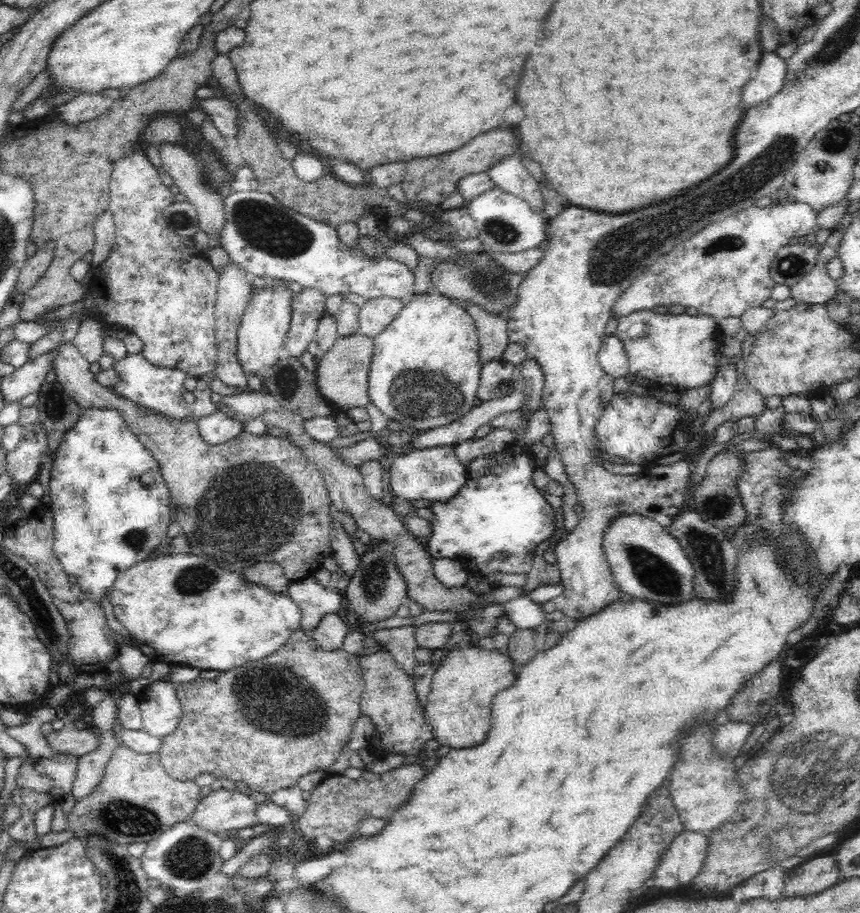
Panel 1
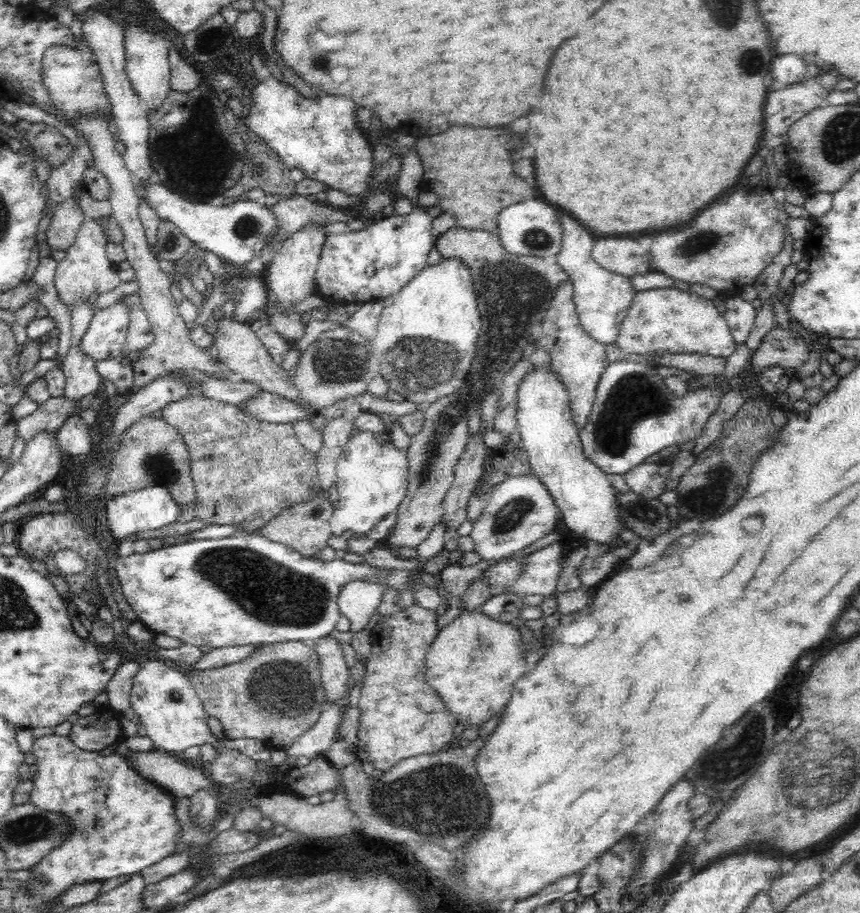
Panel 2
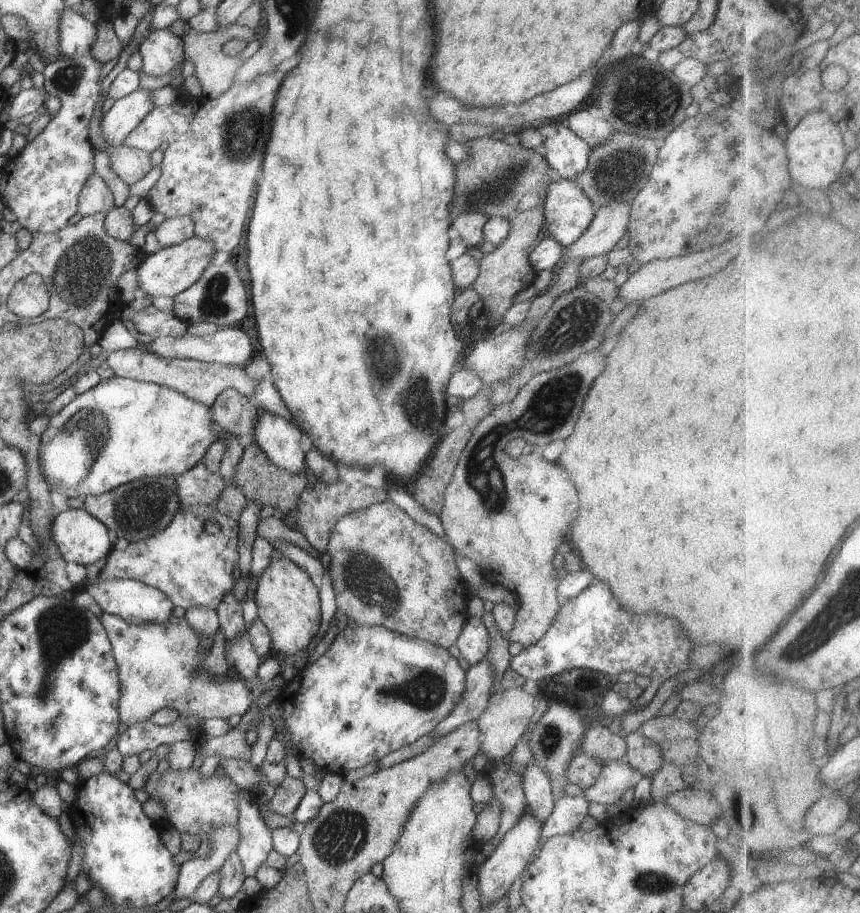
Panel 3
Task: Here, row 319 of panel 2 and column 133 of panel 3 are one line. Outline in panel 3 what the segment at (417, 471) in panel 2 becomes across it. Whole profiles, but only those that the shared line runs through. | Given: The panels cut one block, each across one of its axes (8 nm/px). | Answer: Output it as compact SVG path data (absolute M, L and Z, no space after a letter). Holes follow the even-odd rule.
M141 478L100 495L88 495L84 498L83 508L102 521L110 532L116 534L116 538L126 538L130 543L146 540L162 532L181 507L180 498L176 494L175 479L158 478L158 482L160 490L156 492L150 492L150 478Z

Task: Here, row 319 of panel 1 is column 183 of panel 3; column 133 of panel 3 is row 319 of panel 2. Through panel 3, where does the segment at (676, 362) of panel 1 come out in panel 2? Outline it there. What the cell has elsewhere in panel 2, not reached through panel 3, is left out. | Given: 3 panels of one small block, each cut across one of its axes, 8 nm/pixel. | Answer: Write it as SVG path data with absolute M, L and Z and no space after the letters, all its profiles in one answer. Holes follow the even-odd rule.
M657 288L638 291L629 306L626 318L621 322L617 346L624 353L645 354L645 356L662 356L665 352L694 354L711 354L726 358L736 350L736 341L730 327L720 310L716 309L712 299L707 300L691 291L678 288Z

